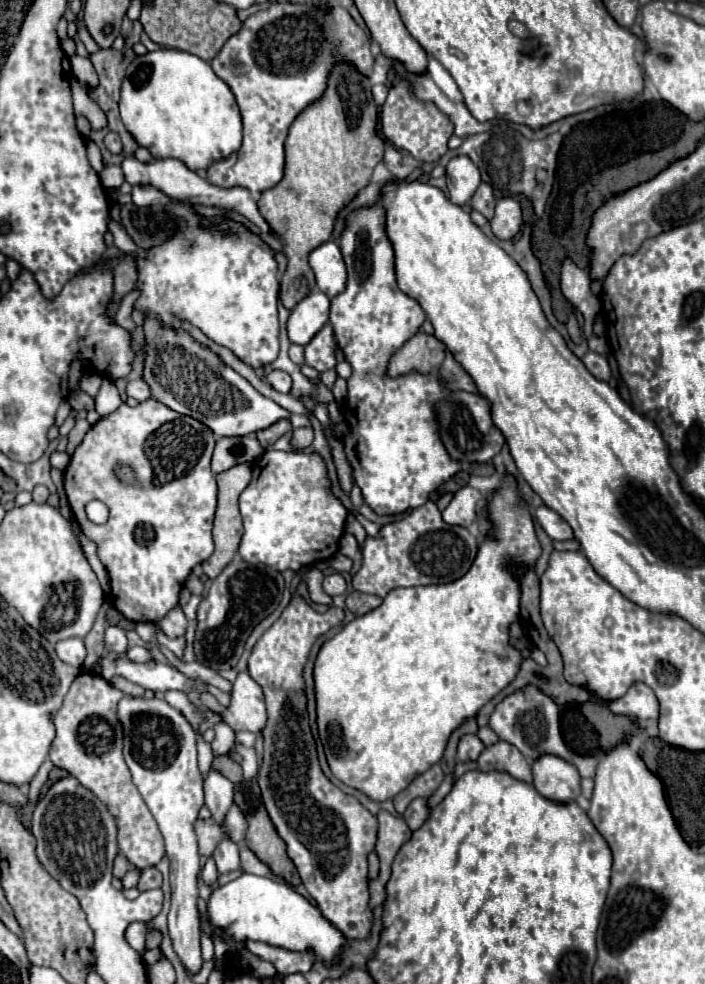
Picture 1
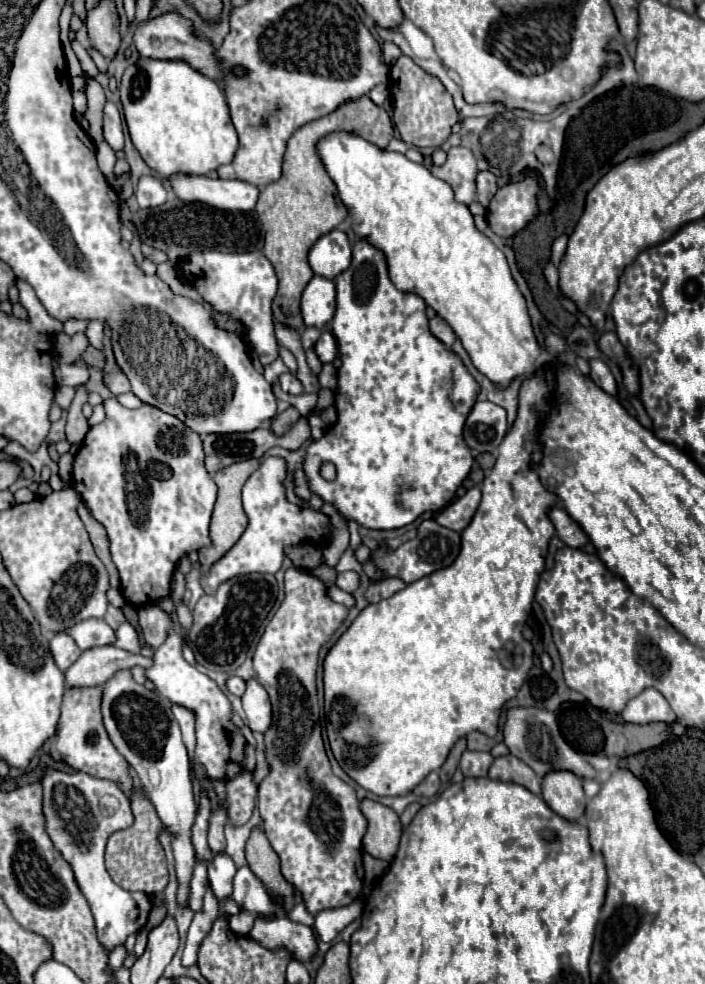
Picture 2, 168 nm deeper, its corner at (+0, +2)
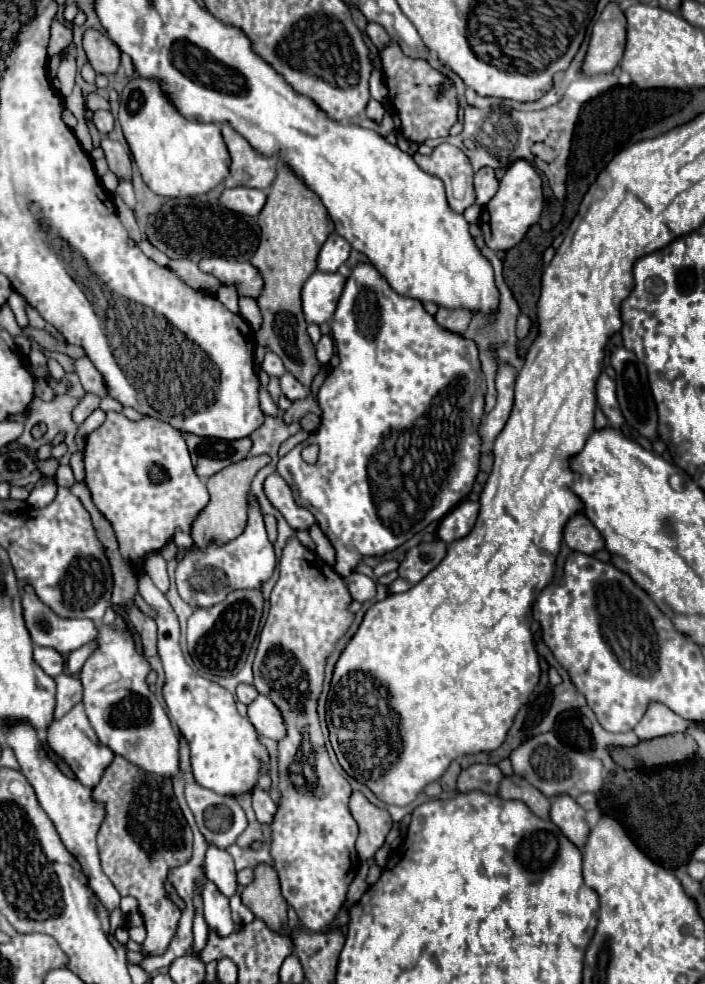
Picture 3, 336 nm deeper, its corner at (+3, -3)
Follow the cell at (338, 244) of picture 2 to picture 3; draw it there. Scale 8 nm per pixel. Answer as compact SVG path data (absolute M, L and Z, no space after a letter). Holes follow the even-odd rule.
M333 232L325 240L325 244L323 244L323 248L321 248L319 256L317 256L317 270L337 272L345 264L345 260L349 258L349 252L351 252L349 242Z

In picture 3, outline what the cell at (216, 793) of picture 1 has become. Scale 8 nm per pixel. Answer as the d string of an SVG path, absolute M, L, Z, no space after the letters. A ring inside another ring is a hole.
M209 844L207 854L205 854L205 874L229 898L237 890L235 872L237 870L235 870L231 854L227 850L223 850L223 848L215 848L213 844Z

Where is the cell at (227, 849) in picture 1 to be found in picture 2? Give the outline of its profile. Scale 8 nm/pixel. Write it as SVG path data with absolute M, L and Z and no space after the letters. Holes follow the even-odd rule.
M216 855L212 865L208 865L208 883L218 901L226 901L232 895L232 879L236 865L230 855Z

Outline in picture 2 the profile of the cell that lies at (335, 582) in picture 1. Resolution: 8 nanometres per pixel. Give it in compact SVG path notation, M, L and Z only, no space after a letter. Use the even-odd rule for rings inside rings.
M346 571L346 573L340 573L338 579L336 579L336 585L348 593L354 593L360 585L360 575L356 571Z

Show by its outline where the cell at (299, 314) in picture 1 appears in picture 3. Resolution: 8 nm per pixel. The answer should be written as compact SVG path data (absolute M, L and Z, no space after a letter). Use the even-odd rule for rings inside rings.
M315 272L303 286L301 300L303 300L303 314L305 320L311 324L323 324L333 318L337 308L337 300L341 296L345 278L339 272Z

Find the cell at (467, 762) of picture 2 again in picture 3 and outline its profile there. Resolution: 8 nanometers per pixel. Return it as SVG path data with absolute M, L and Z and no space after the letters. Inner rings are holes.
M473 764L465 770L461 770L461 774L457 778L457 788L459 788L459 792L481 790L487 794L497 794L501 776L503 774L495 764Z

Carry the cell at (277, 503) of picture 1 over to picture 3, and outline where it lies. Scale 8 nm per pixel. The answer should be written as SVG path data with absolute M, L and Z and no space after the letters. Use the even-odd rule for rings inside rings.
M249 494L249 522L247 522L245 532L223 546L211 544L205 552L197 548L187 550L183 560L177 566L175 582L177 582L177 590L183 600L187 600L193 606L207 608L207 606L221 602L233 590L261 588L261 584L271 578L273 570L275 570L275 550L267 538L259 500L257 496Z

